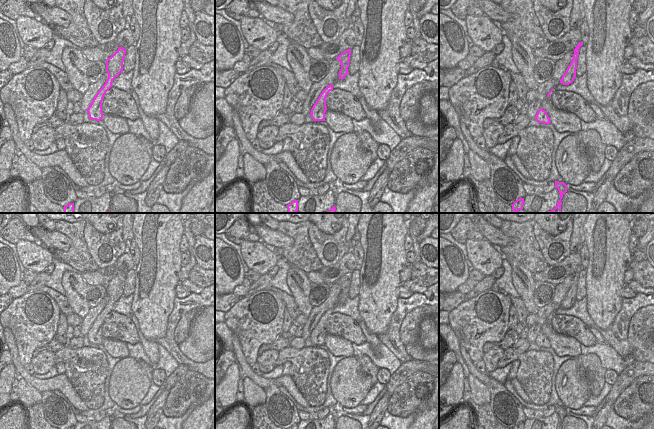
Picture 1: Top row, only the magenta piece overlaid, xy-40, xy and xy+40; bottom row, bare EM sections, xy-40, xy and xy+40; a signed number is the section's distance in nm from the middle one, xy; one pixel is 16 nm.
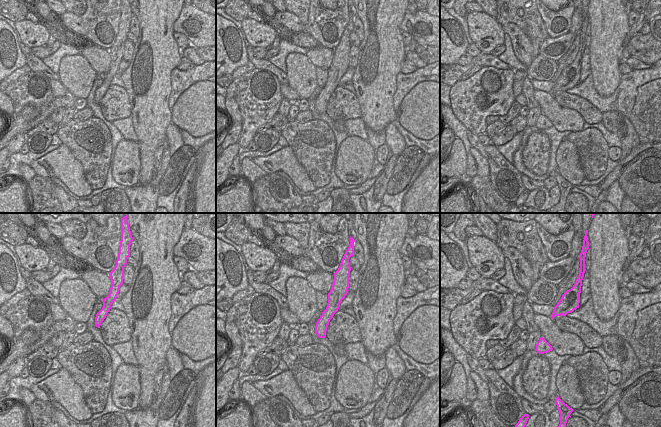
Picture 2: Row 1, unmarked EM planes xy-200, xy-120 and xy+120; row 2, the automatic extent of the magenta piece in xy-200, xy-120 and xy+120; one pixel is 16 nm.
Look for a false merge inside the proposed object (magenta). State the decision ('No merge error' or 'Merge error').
Merge error

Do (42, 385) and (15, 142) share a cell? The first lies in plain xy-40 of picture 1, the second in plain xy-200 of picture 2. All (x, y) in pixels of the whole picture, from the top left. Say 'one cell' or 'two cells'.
two cells

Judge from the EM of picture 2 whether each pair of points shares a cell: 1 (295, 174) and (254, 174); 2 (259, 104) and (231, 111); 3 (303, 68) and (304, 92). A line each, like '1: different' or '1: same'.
1: different
2: different
3: same

